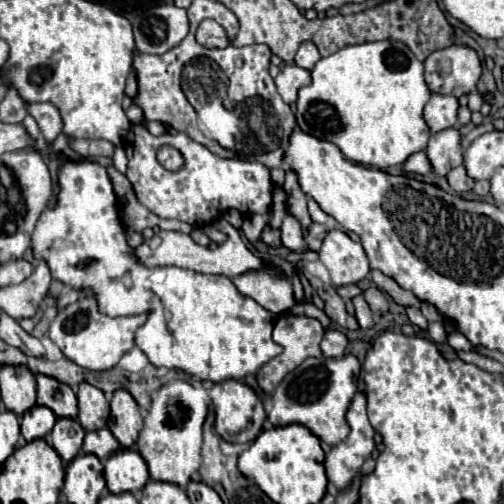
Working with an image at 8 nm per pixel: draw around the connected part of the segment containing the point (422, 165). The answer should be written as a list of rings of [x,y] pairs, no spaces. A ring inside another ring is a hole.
[[[418,152],[418,154],[412,154],[404,166],[402,166],[406,172],[414,172],[414,174],[428,174],[432,170],[432,164],[428,160],[428,156],[424,152]]]

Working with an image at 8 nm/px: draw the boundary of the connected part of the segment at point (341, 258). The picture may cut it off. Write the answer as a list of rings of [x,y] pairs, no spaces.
[[[330,228],[322,242],[318,258],[330,272],[334,286],[356,284],[370,272],[362,244],[354,242],[342,228]]]

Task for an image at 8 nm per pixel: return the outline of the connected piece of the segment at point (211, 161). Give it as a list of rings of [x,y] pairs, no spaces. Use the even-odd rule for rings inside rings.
[[[142,126],[130,128],[124,150],[128,156],[126,178],[130,180],[136,192],[136,198],[160,218],[182,220],[194,228],[202,228],[202,226],[208,226],[212,220],[216,220],[220,212],[226,212],[230,208],[236,208],[242,214],[270,212],[272,180],[270,180],[270,170],[260,162],[224,160],[214,156],[206,146],[194,142],[186,134],[152,136]],[[164,144],[176,148],[182,154],[184,166],[180,170],[176,172],[166,170],[156,160],[158,148]]]

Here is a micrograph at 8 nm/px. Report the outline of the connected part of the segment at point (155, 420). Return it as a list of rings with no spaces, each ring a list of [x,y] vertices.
[[[168,380],[164,386],[158,388],[158,392],[152,398],[150,410],[144,418],[144,426],[140,430],[140,436],[136,440],[136,450],[146,460],[152,480],[174,482],[182,488],[190,482],[192,474],[200,468],[202,426],[204,426],[206,416],[208,416],[208,404],[210,404],[210,392],[204,388],[204,384],[200,380]]]

